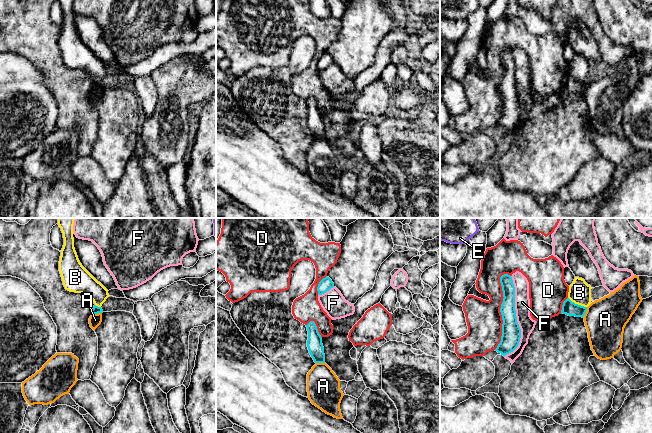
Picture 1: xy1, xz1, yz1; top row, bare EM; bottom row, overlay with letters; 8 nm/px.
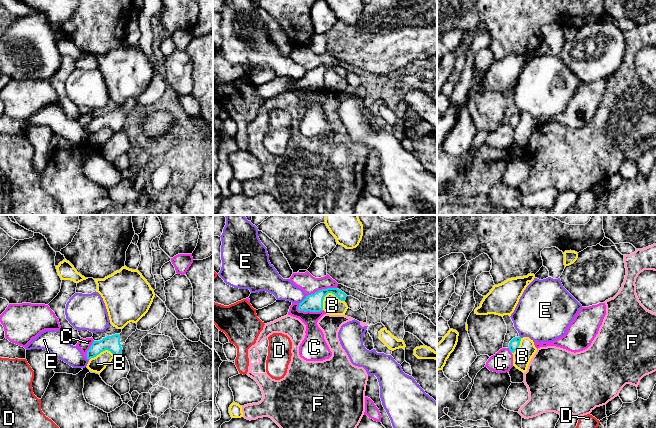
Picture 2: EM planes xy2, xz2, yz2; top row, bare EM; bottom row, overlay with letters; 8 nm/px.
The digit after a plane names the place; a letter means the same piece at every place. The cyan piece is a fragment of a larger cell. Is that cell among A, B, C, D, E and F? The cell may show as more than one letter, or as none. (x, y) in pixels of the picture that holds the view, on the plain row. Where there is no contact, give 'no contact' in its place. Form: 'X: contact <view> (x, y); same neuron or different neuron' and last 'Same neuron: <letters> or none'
A: contact yz1 (585, 88); different neuron
B: contact xz2 (328, 68); different neuron
C: contact xz2 (310, 87); different neuron
D: contact yz1 (500, 86); different neuron
E: contact xz2 (304, 75); different neuron
F: contact yz1 (516, 94); different neuron
Same neuron: none

